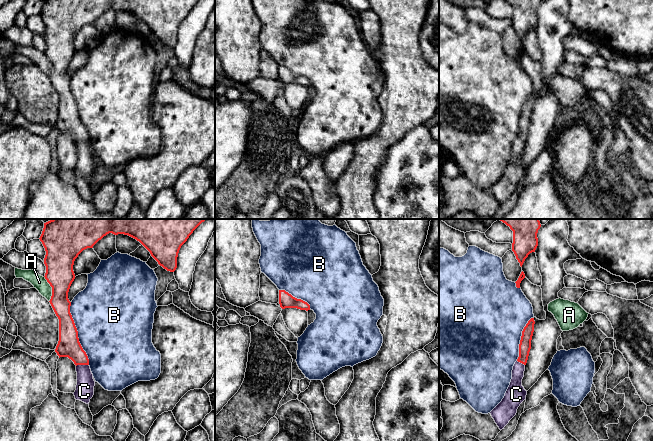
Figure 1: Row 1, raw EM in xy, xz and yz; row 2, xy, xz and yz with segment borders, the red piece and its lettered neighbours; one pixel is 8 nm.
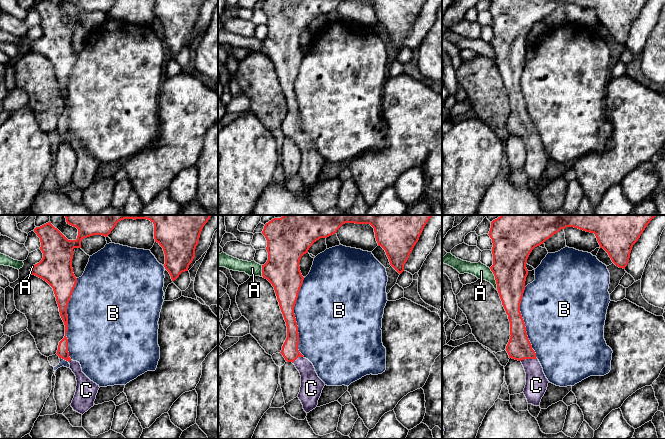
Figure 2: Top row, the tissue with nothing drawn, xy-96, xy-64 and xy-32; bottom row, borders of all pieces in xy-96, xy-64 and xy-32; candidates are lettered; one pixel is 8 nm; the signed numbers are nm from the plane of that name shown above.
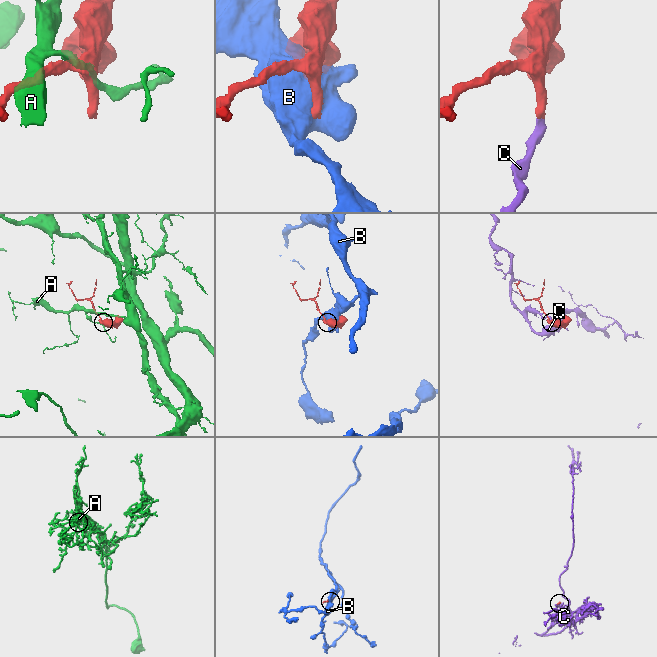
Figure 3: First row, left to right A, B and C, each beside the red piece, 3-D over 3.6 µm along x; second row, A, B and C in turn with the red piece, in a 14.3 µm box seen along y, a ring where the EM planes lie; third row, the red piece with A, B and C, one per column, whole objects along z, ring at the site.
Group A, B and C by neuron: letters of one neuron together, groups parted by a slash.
A / B / C

